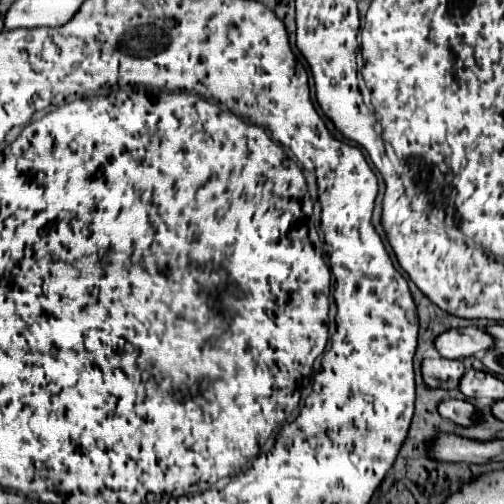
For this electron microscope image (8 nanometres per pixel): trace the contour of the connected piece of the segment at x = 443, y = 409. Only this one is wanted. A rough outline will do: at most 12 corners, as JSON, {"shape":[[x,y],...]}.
{"shape":[[444,398],[442,418],[454,424],[472,424],[474,406],[466,400]]}

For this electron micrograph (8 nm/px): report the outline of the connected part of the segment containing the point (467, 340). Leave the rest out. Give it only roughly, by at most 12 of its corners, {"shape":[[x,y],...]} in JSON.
{"shape":[[474,326],[450,328],[436,336],[444,358],[472,356],[494,344]]}

